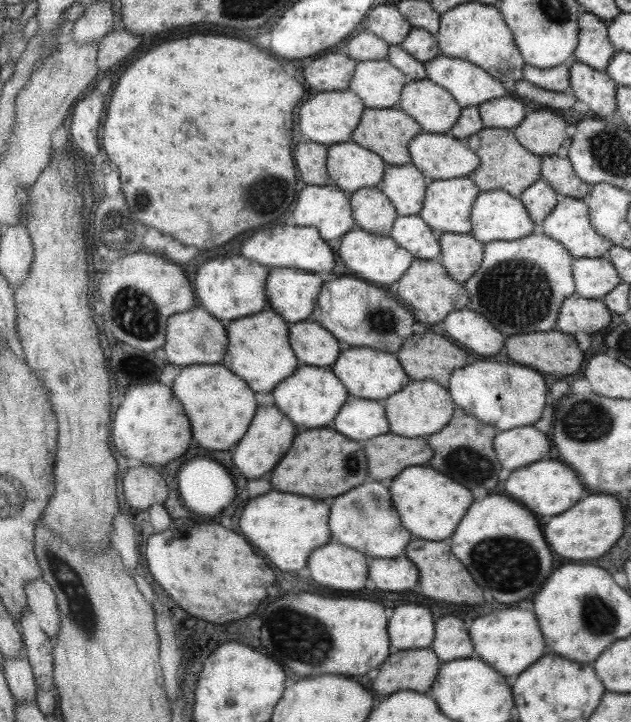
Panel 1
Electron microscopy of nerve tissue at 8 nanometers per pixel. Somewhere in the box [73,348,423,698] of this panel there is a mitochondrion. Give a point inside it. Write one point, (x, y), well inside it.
(301, 640)

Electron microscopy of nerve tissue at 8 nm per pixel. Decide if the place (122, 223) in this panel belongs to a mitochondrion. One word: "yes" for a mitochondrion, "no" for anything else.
yes

